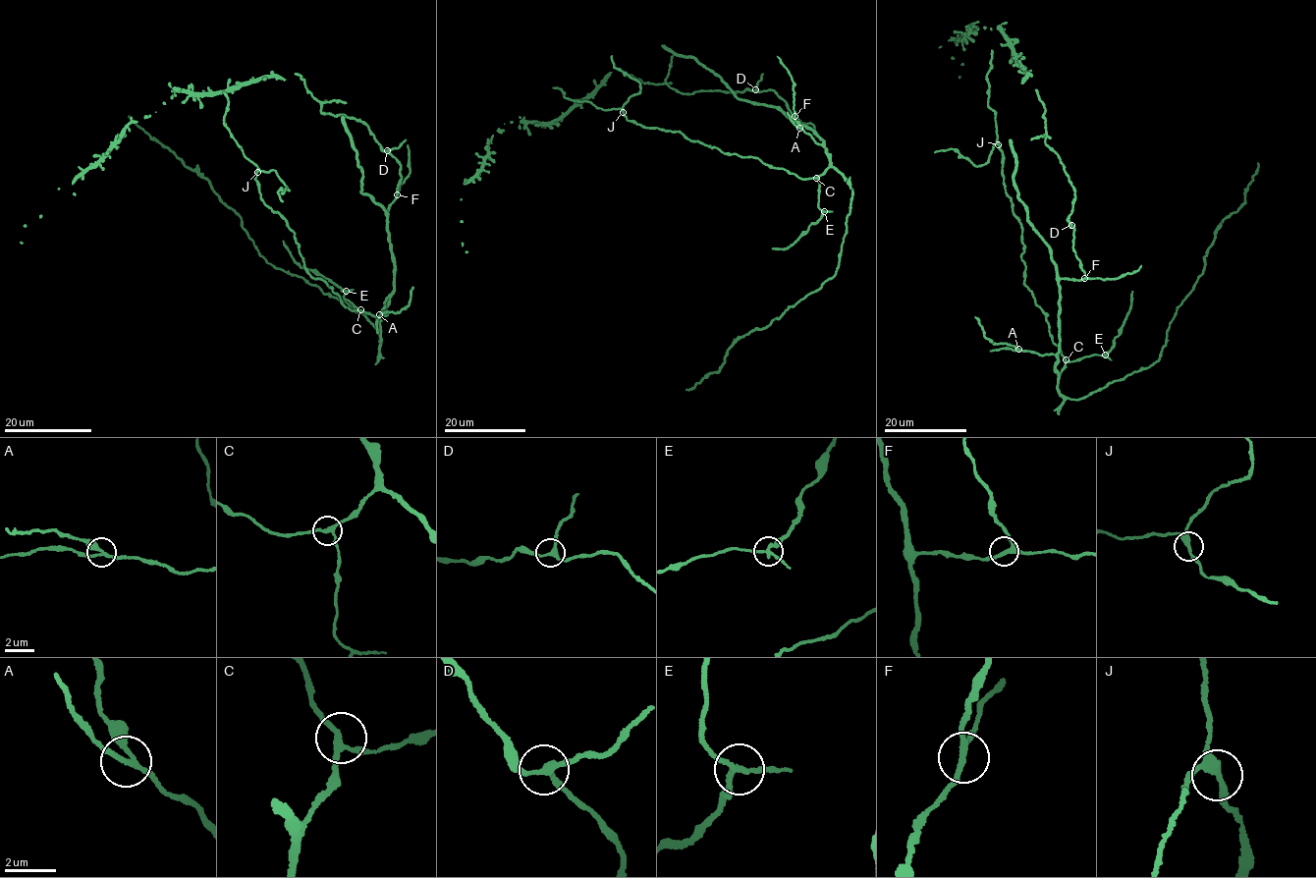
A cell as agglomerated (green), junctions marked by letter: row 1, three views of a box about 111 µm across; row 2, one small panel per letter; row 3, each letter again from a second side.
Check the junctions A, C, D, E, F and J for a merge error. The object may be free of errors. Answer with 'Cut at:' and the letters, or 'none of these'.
Cut at: E

